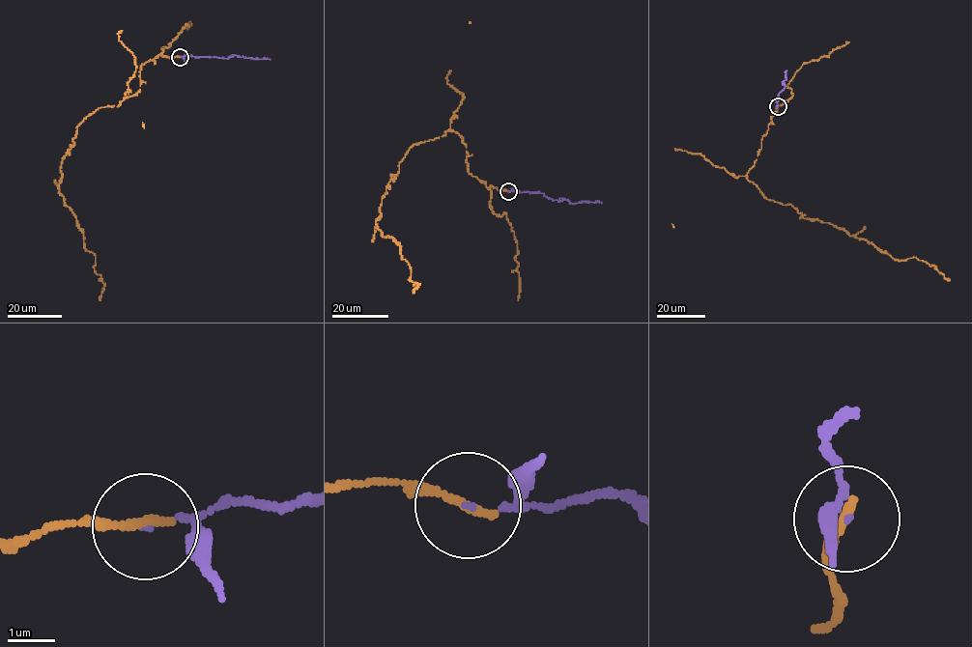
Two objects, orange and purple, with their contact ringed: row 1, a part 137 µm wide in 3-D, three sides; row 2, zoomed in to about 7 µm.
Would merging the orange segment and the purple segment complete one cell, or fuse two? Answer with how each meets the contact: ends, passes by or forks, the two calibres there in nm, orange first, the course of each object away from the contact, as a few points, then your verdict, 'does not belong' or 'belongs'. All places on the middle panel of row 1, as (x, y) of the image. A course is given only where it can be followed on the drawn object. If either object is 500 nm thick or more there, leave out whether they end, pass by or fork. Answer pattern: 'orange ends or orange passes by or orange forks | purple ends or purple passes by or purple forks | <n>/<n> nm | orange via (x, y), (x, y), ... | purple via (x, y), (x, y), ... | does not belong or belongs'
orange ends | purple passes by | 220/70 nm | orange via (508, 191), (468, 172), (458, 132), (411, 147), (376, 224), (399, 244), (409, 280), (419, 284), (413, 294) | purple via (508, 191), (542, 192), (551, 199), (566, 199), (571, 203), (602, 203) | belongs

